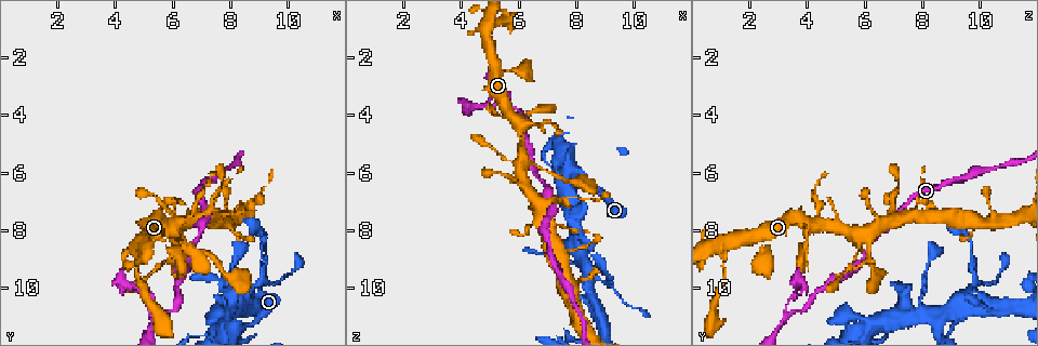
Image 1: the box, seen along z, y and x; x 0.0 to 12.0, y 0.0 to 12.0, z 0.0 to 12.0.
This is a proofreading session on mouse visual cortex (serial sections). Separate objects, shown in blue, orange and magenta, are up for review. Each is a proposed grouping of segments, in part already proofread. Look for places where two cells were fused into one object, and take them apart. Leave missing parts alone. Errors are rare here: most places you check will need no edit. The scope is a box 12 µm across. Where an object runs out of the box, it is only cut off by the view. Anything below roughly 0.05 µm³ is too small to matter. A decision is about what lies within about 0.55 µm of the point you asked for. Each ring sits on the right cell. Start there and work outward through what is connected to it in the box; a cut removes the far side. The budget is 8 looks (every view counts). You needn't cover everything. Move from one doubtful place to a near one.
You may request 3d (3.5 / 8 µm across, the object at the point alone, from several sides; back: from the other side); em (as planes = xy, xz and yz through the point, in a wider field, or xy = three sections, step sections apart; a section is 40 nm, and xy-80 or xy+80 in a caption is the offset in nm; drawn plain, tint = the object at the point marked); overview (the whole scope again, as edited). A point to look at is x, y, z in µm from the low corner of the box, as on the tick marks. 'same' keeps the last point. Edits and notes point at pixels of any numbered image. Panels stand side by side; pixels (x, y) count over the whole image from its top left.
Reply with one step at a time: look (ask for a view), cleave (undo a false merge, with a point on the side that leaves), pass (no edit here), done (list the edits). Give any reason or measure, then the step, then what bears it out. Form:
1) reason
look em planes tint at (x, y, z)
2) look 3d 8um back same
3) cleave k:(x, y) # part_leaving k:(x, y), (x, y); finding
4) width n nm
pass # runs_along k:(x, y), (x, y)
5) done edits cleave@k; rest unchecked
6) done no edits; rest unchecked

look 3d 3.5um at (6.0, 8.1, 5.8)

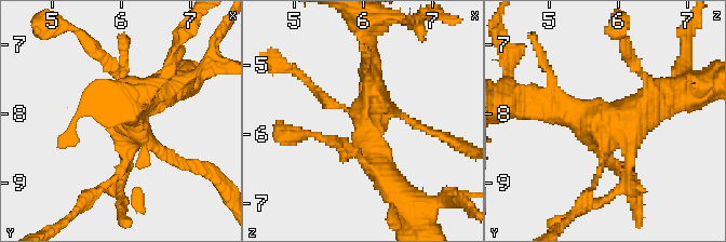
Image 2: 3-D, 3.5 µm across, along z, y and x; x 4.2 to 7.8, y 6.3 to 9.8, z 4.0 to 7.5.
shape alone is not enough
look em xy step 5 plain at (6.05, 8.15, 5.75)

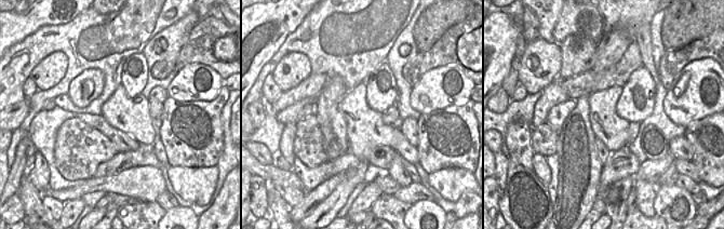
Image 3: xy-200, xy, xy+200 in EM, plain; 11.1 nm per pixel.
look em xy step 5 tint same

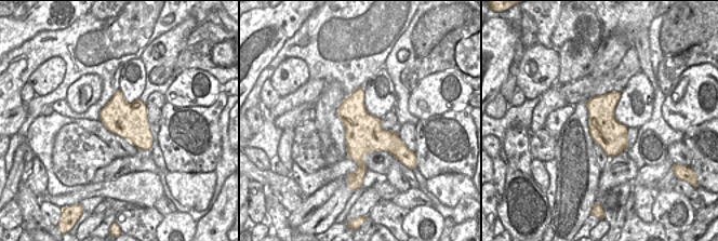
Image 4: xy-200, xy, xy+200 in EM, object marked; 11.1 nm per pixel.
width 420 nm
pass # runs_along 2:(371, 50), (364, 142), (384, 174); one cell here

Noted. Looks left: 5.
look 3d 3.5um at (5.7, 11.0, 3.4)

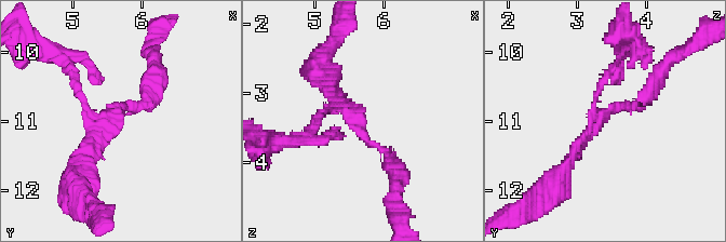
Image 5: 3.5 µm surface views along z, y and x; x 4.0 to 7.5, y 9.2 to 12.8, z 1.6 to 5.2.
arm_widths 150, 150, 200 nm
pass # continuous, no second cell

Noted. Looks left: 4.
three-way junction
look 3d 8um at (9.0, 9.8, 9.7)

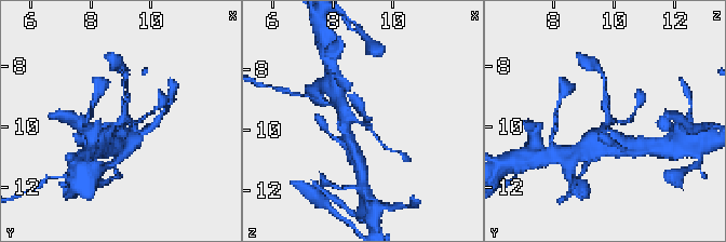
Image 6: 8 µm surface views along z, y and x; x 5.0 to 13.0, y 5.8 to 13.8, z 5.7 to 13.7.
look 3d 3.5um at (9.0, 9.8, 9.7)

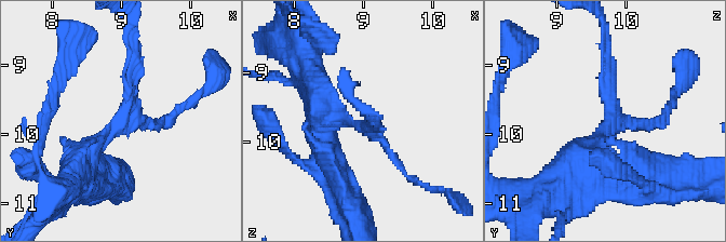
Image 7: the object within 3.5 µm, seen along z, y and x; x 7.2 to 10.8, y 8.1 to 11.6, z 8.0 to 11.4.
shape alone is not enough
look em planes tint at (8.95, 9.85, 9.75)

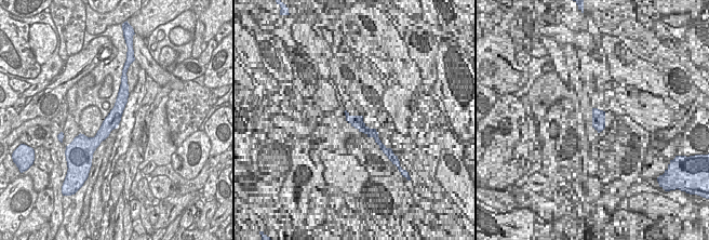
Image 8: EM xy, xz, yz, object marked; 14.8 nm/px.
pass # runs_along 8:(123, 88), (114, 119), (92, 147); all the same cell

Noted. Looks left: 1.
done no edits; rest unchecked

